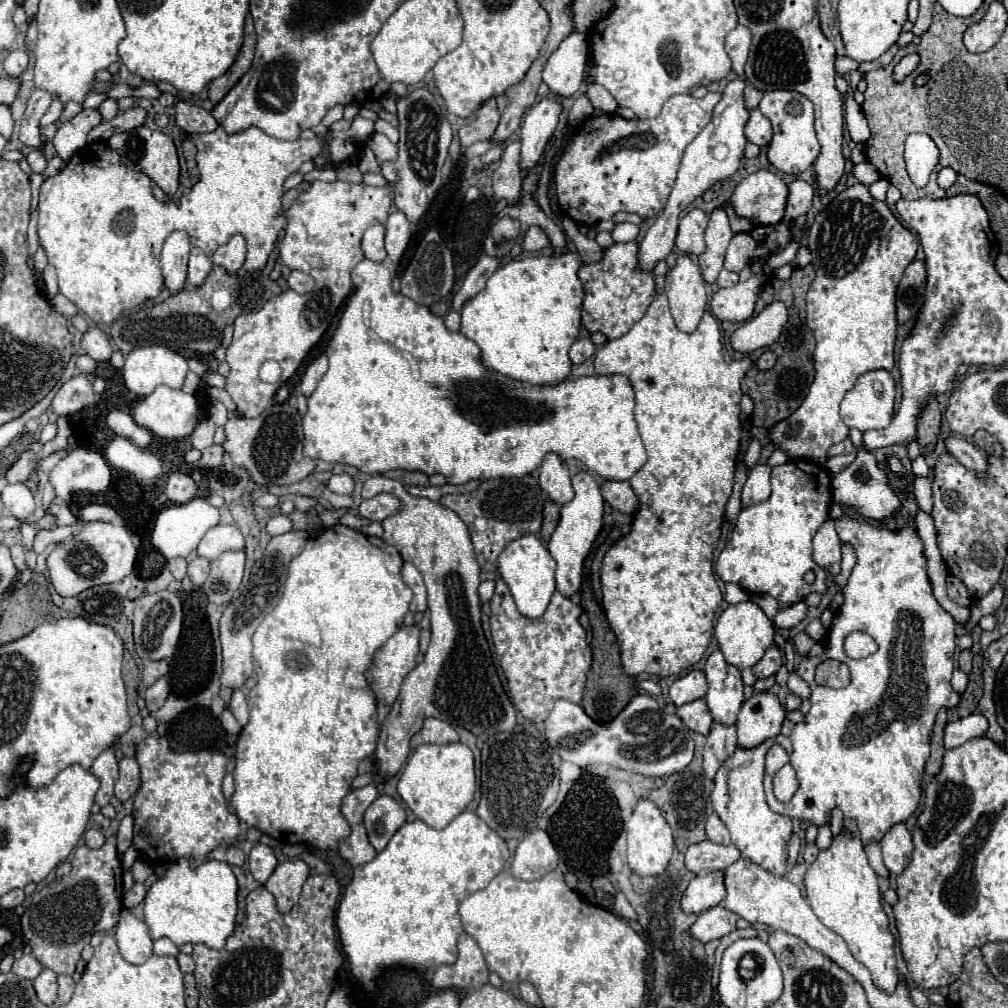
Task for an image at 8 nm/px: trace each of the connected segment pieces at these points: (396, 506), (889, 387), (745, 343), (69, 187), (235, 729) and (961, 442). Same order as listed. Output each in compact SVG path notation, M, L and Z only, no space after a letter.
M376 494L374 498L362 500L358 512L360 516L372 520L372 522L382 522L384 518L388 518L390 514L396 514L400 510L400 500L392 494Z
M872 370L858 378L856 386L844 396L840 416L850 428L880 430L894 414L896 384L888 370Z
M772 302L758 316L744 322L732 334L732 348L738 352L754 352L758 348L774 344L786 320L788 320L786 306L782 302Z
M218 126L214 132L186 136L196 144L200 182L180 199L179 204L172 200L156 200L148 176L122 166L120 156L104 142L94 142L76 152L64 170L60 170L52 178L46 178L40 186L40 214L37 225L40 245L46 250L48 262L54 264L58 272L60 292L96 324L112 324L124 310L134 308L144 300L156 298L160 294L164 282L160 272L160 248L174 230L188 232L191 244L210 256L219 246L228 242L228 238L232 238L234 234L242 234L246 238L247 246L243 268L248 271L263 270L268 256L274 250L274 244L284 238L284 180L296 174L304 162L312 160L322 150L316 138L278 140L264 134L256 126L250 126L236 134L228 134L222 126Z
M228 710L222 712L220 720L222 720L222 728L224 728L226 732L230 732L230 734L238 734L240 728L242 728L242 726L236 722L236 718L232 716L232 712L228 712Z
M948 438L946 440L946 448L948 452L968 470L972 470L976 476L984 478L986 470L988 470L988 462L986 458L978 452L978 448L970 442L966 442L964 438Z

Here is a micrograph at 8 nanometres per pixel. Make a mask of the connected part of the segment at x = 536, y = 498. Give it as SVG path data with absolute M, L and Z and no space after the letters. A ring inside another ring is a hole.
M534 476L486 480L480 484L478 490L474 490L470 494L446 494L446 496L442 496L440 504L454 510L470 528L472 544L476 550L476 560L484 572L494 572L498 568L498 556L512 540L524 536L524 534L538 534L540 526L542 526L544 498L542 498L538 480ZM476 516L484 516L488 520L490 528L486 532L474 532L472 530L472 522Z

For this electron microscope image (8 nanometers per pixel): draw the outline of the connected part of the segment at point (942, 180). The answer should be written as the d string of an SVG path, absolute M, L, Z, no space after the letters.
M942 168L940 172L938 172L938 186L940 188L944 188L944 190L948 190L954 182L956 182L956 172L952 170L952 168Z

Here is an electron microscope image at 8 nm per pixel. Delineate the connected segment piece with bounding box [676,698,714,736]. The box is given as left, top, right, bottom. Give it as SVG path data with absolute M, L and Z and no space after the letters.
M704 698L680 706L676 710L676 714L682 718L682 722L686 724L688 730L698 732L698 734L704 734L704 736L710 732L710 726L714 722L712 716L710 716L710 712L708 712L708 708L706 708Z

